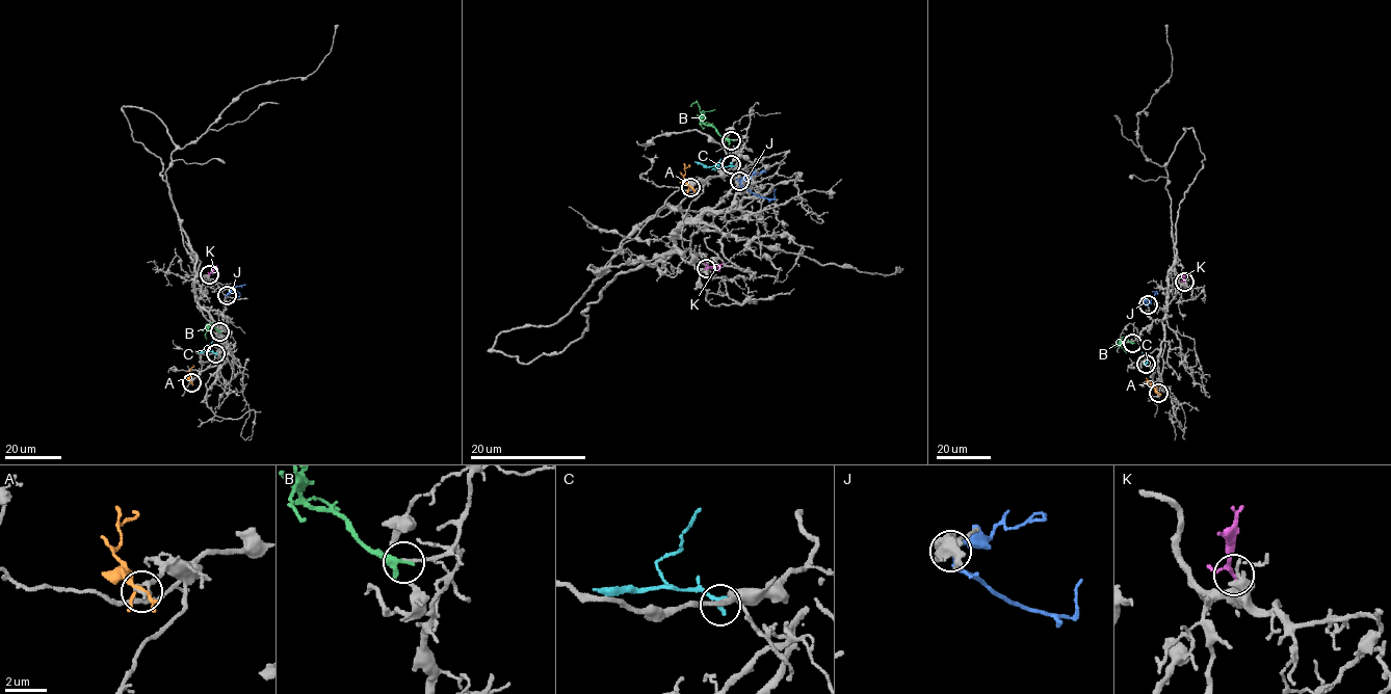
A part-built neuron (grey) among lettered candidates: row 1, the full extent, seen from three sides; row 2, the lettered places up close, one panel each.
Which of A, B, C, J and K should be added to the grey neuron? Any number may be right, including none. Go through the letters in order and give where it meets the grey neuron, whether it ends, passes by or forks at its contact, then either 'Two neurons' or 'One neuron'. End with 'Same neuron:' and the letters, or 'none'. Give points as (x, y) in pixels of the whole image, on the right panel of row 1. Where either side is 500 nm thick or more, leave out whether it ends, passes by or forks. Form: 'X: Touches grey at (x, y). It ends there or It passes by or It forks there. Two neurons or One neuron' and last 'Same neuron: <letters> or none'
A: Touches grey at (1158, 393). It forks there. Two neurons
B: Touches grey at (1132, 343). It ends there. Two neurons
C: Touches grey at (1146, 364). It ends there. Two neurons
J: Touches grey at (1148, 304). It forks there. One neuron
K: Touches grey at (1184, 282). It passes by. Two neurons
Same neuron: J

